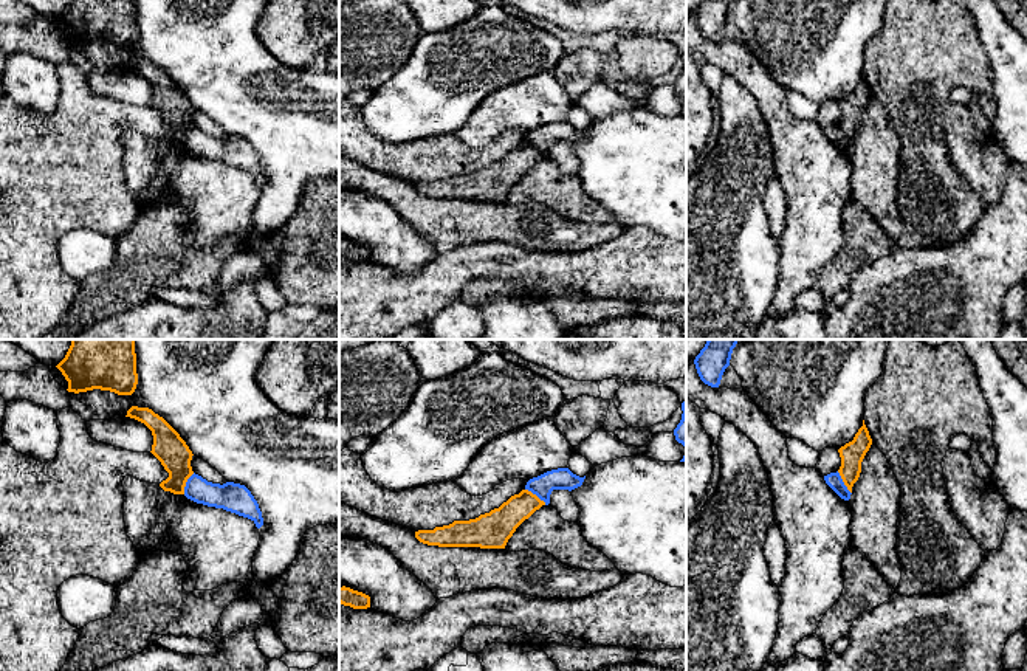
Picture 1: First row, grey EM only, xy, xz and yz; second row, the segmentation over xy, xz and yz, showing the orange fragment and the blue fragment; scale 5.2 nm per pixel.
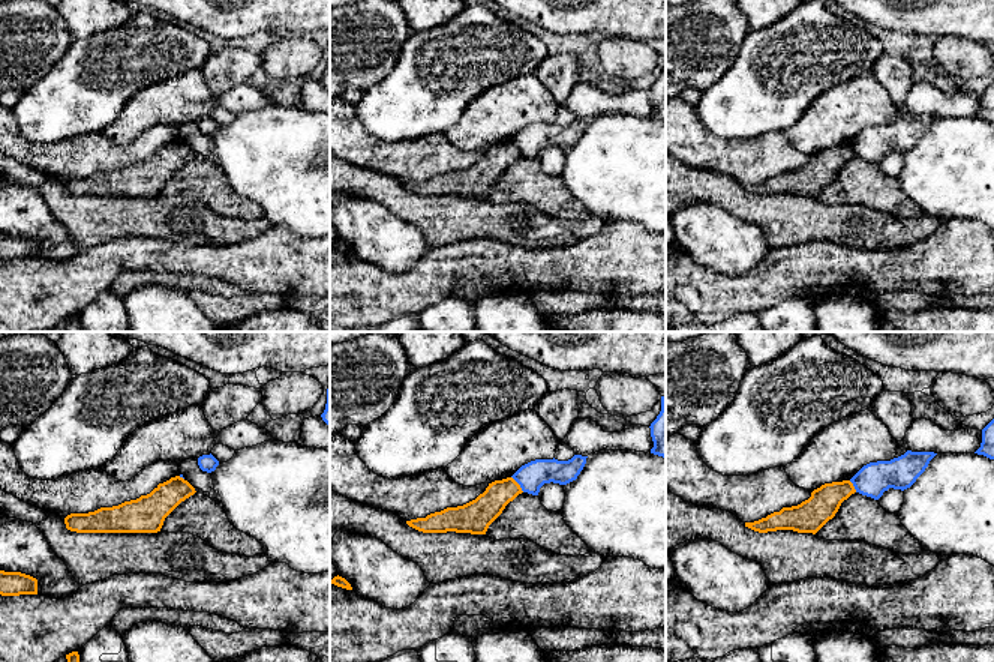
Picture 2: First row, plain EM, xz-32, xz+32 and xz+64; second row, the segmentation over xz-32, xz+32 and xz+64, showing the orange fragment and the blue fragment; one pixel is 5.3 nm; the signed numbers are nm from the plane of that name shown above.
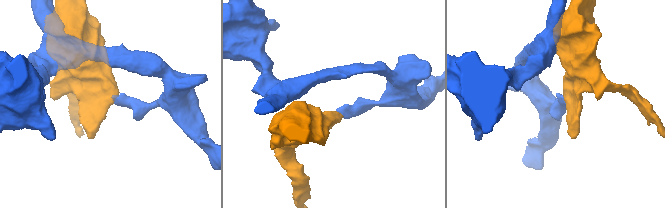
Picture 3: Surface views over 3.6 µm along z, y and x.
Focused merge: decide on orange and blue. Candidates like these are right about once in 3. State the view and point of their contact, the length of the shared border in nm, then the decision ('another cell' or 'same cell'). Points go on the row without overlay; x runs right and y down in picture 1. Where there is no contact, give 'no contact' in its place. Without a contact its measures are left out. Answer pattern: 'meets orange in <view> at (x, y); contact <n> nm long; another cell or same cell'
meets orange in xz at (535, 147); contact 140 nm long; another cell

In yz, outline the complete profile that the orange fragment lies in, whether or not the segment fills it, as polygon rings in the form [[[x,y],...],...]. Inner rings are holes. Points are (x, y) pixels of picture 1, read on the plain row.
[[[864,77],[858,82],[854,93],[838,102],[841,110],[841,119],[838,122],[844,138],[852,146],[854,136],[858,133],[861,126],[861,115],[872,98],[872,91]]]

